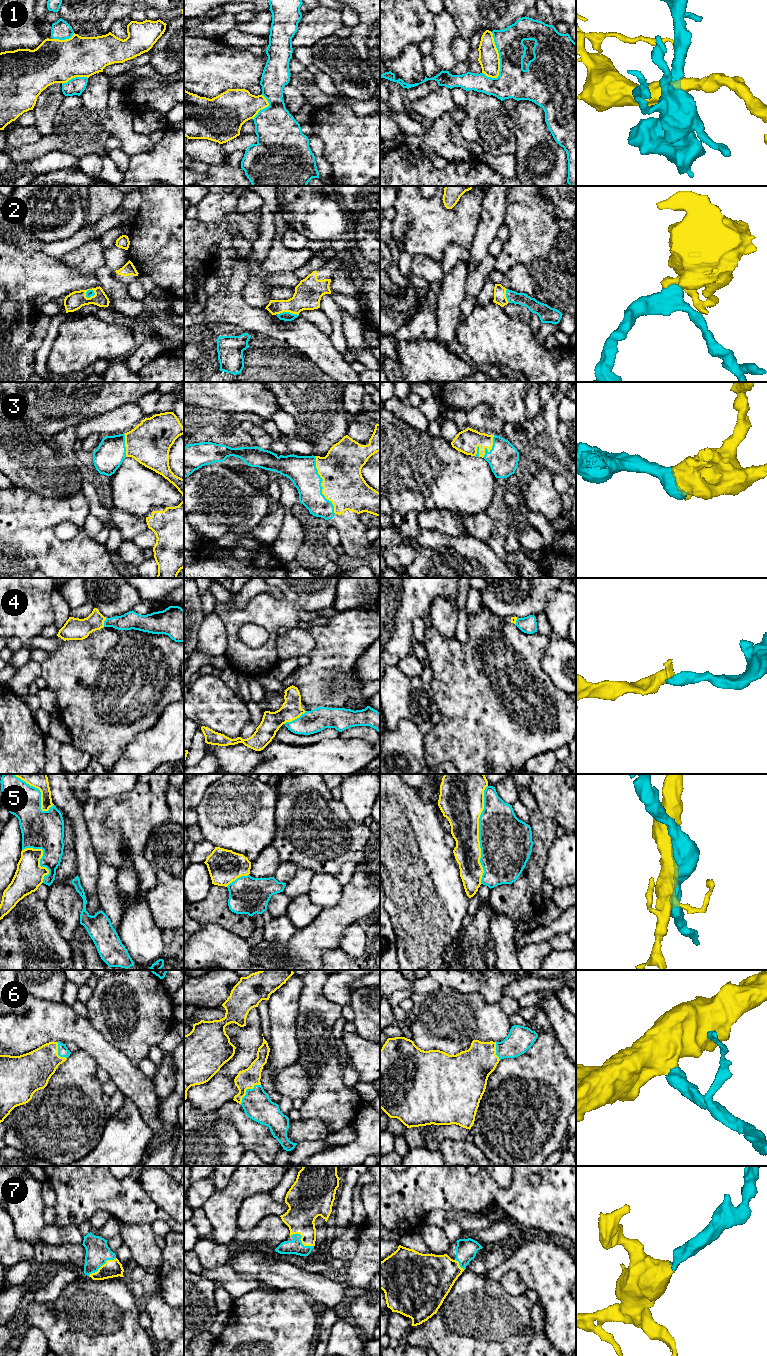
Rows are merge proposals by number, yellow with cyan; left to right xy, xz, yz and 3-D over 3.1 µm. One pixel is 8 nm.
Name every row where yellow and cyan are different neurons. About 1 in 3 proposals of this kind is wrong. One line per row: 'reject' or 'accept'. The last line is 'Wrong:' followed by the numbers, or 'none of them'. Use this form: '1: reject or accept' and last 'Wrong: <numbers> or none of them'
1: reject
2: accept
3: accept
4: accept
5: reject
6: accept
7: accept
Wrong: 1, 5

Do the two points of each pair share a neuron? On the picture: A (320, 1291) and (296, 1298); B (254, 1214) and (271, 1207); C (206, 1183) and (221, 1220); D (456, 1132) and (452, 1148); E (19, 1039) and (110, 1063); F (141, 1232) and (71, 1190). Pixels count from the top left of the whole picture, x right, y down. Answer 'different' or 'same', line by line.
A: different
B: same
C: different
D: different
E: same
F: different

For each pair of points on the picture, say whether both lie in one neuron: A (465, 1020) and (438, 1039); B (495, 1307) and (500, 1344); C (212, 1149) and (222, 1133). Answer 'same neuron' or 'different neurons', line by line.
A: same neuron
B: same neuron
C: same neuron

